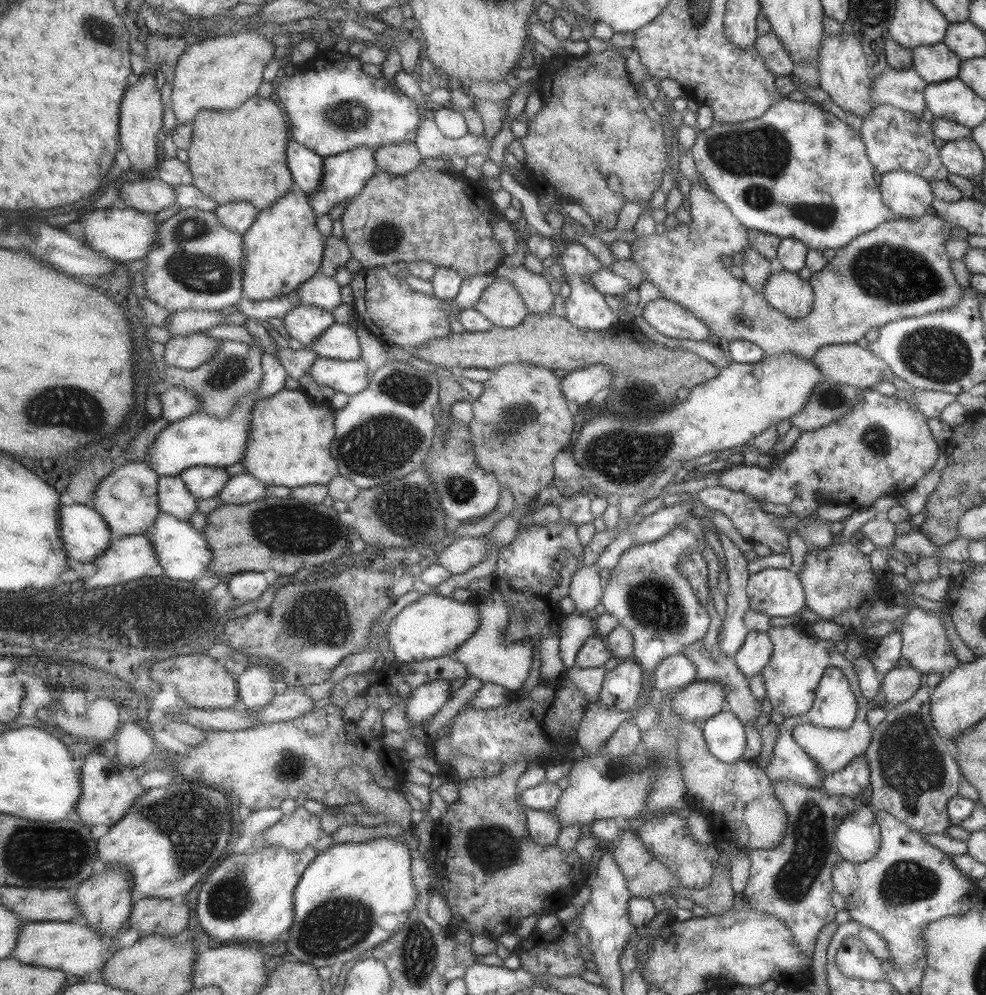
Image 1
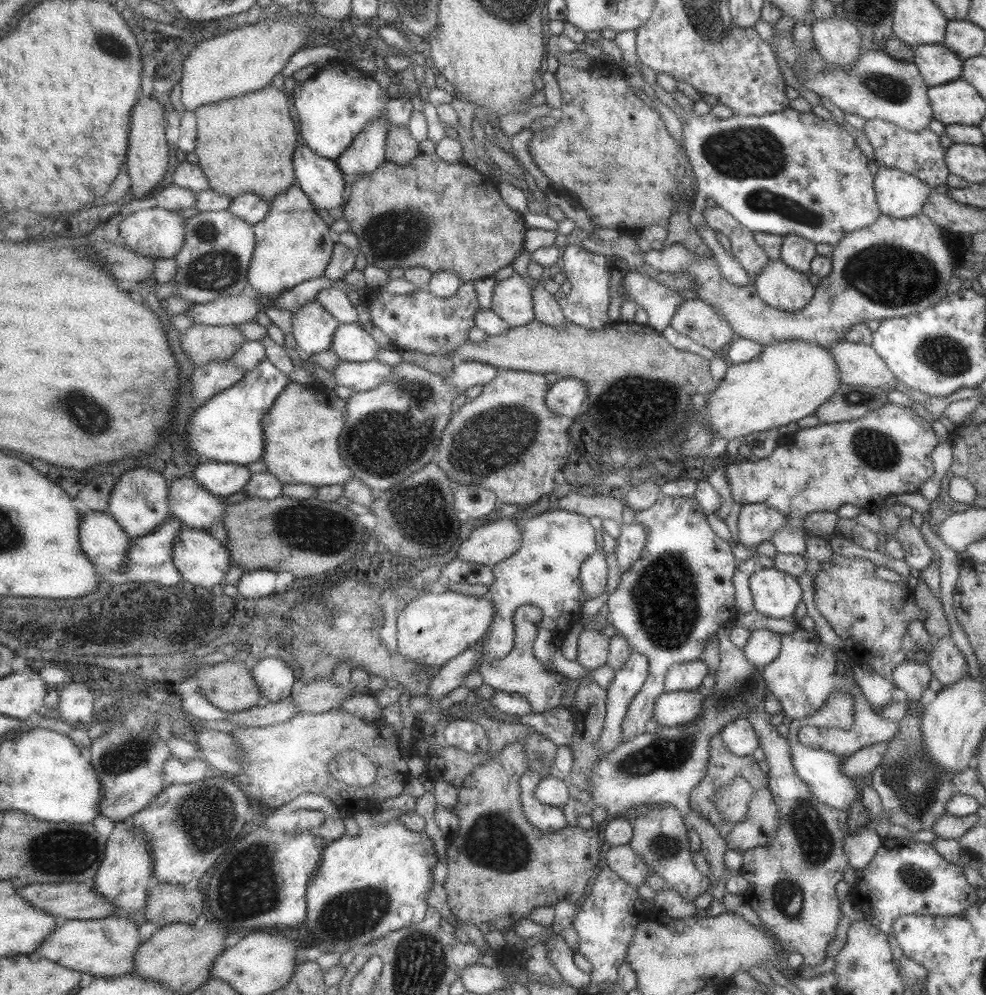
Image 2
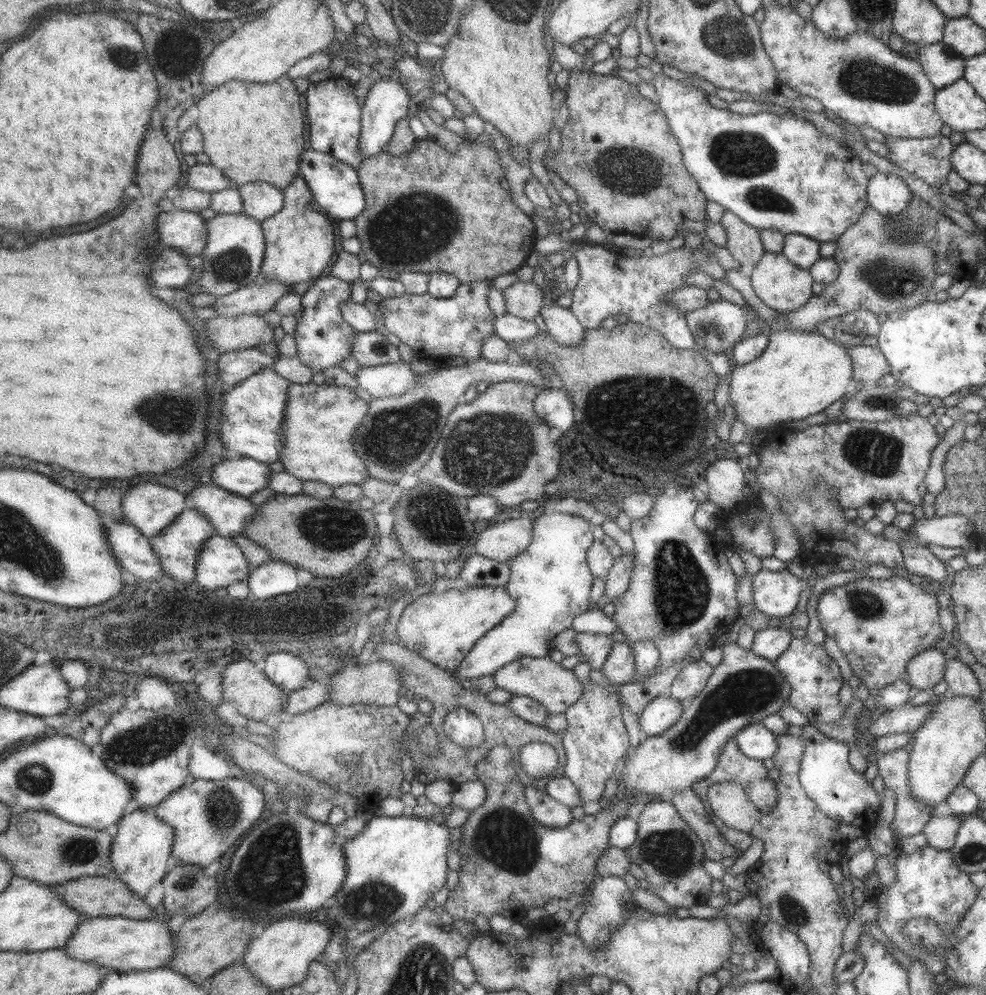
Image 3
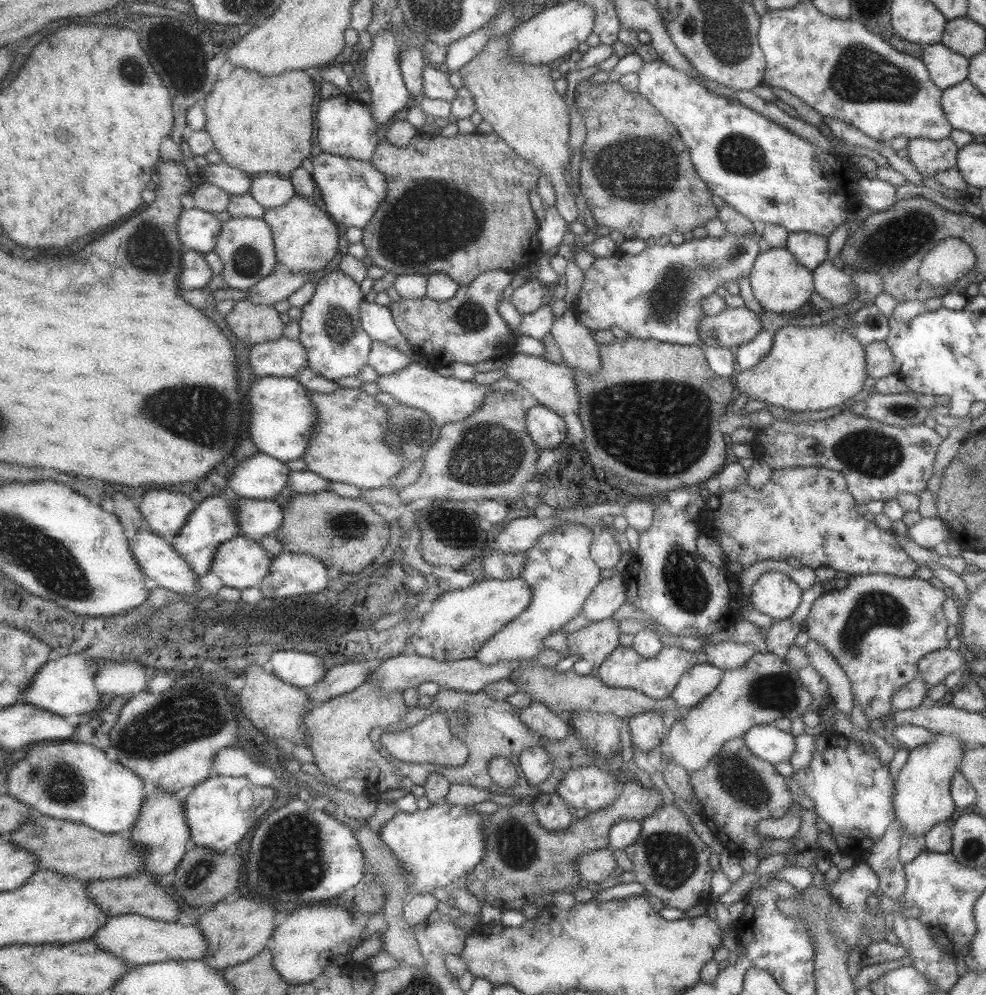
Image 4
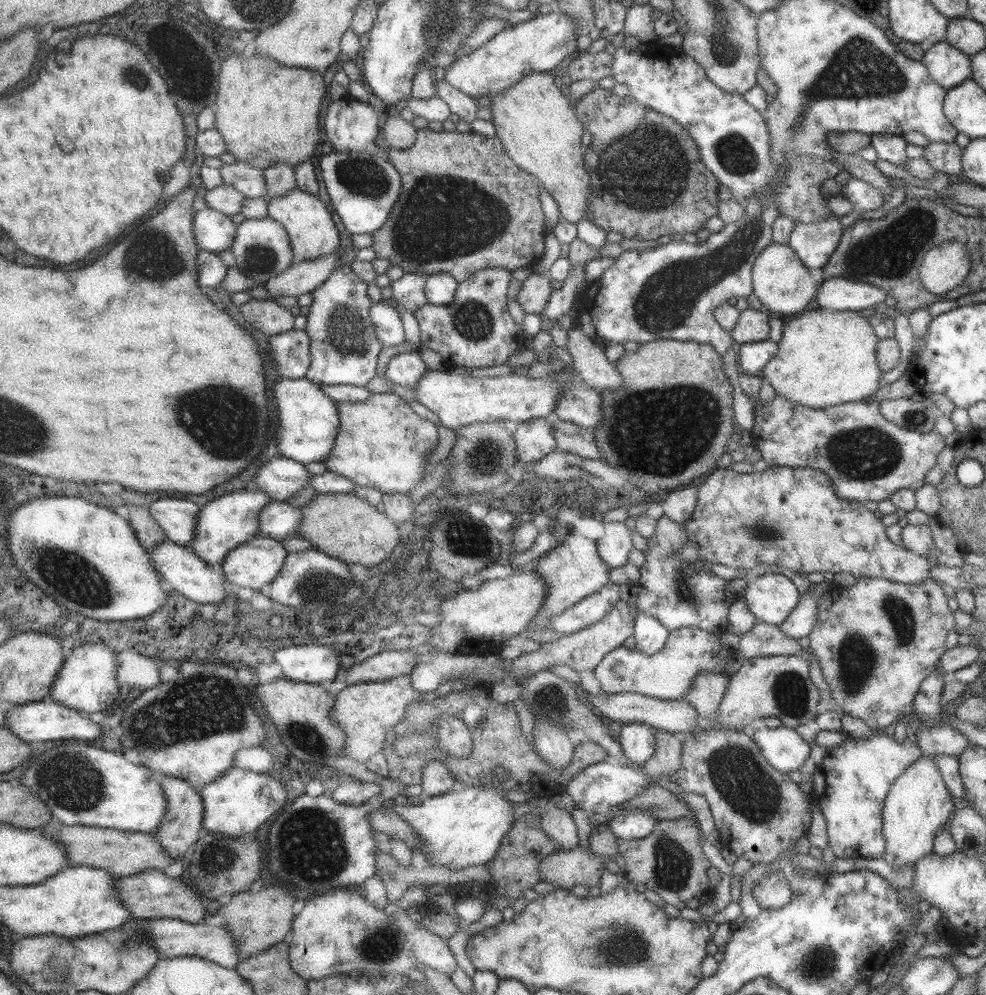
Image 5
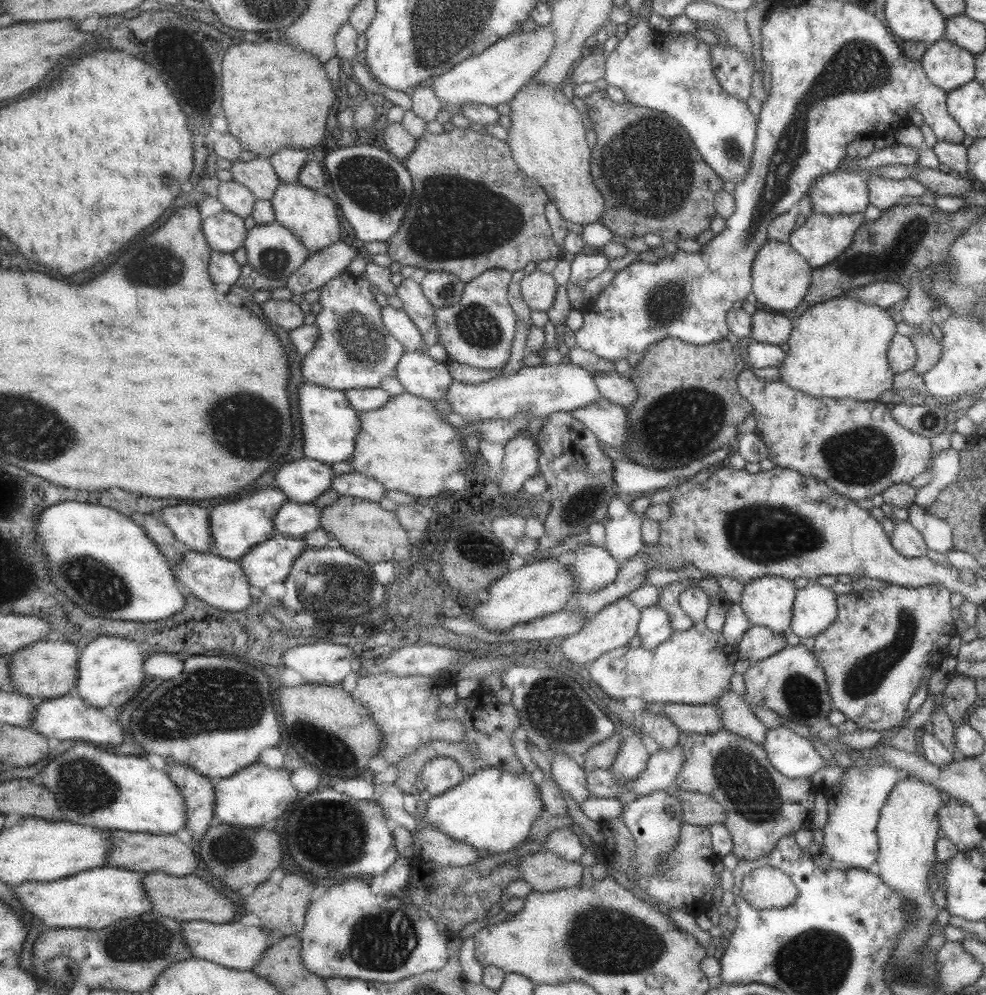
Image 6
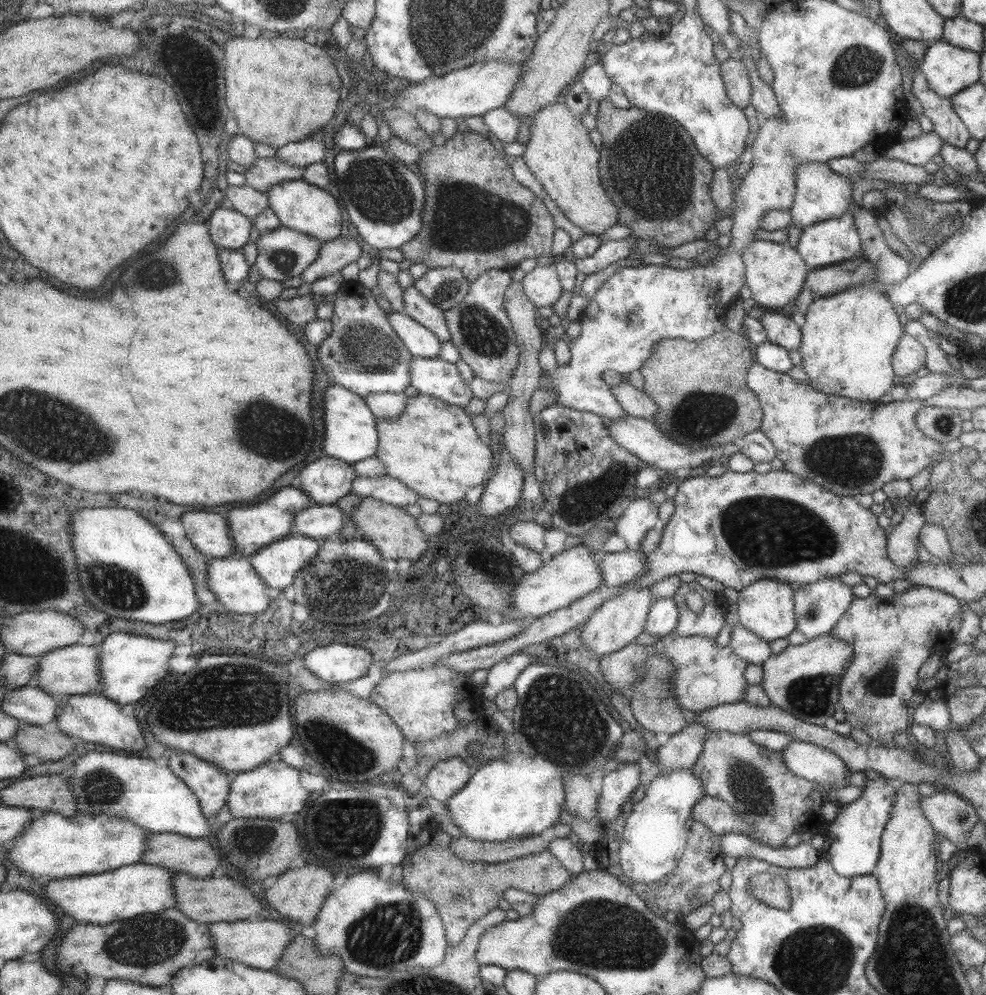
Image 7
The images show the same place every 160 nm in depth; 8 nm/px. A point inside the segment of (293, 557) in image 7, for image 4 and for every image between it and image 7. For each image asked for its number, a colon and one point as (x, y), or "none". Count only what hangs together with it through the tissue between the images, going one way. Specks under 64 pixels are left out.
4: (240, 563)
5: (252, 563)
6: (269, 561)

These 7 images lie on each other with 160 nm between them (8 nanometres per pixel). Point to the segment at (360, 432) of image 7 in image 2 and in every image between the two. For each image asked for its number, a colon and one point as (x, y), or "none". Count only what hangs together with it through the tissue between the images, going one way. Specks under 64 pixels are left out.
2: (227, 428)
3: (251, 413)
4: (281, 418)
5: (307, 421)
6: (328, 424)

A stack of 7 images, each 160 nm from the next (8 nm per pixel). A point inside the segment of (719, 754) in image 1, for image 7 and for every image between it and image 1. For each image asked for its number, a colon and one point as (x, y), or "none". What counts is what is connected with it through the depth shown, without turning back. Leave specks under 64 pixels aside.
2: (738, 737)
3: (754, 741)
4: (767, 742)
5: (782, 748)
6: (792, 755)
7: (806, 760)

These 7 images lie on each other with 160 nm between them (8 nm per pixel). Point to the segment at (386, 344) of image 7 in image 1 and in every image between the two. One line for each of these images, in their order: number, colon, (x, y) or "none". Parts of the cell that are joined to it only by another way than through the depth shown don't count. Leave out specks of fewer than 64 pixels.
1: (304, 322)
2: (312, 326)
3: (322, 337)
4: (336, 345)
5: (343, 349)
6: (353, 350)

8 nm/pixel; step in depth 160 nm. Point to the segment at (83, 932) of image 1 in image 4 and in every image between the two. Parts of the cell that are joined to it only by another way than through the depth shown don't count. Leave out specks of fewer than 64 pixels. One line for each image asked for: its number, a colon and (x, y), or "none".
2: (105, 947)
3: (121, 944)
4: (139, 940)

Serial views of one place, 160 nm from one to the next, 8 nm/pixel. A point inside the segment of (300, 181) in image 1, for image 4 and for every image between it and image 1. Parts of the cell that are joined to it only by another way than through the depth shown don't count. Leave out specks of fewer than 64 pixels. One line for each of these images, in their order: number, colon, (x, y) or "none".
2: (321, 181)
3: (334, 185)
4: (351, 189)

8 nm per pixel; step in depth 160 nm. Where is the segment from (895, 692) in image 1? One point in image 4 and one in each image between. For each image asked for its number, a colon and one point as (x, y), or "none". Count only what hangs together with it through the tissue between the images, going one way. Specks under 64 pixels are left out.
2: (912, 678)
3: (924, 670)
4: (935, 666)

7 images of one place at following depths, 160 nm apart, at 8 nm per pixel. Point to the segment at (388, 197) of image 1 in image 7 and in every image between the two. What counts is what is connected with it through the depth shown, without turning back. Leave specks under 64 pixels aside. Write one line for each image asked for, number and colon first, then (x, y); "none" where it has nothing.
2: (444, 217)
3: (429, 210)
4: (459, 205)
5: (464, 205)
6: (453, 222)
7: (475, 216)

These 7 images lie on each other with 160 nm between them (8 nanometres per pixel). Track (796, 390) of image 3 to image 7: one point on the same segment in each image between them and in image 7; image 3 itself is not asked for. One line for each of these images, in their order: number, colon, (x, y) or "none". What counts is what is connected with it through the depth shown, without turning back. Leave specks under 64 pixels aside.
4: (816, 367)
5: (824, 358)
6: (837, 348)
7: (846, 340)

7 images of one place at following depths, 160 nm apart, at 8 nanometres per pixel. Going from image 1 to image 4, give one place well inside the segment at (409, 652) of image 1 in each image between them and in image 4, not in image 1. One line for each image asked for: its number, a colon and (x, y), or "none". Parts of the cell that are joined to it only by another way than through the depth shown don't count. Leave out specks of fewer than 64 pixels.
2: (431, 629)
3: (441, 628)
4: (459, 621)

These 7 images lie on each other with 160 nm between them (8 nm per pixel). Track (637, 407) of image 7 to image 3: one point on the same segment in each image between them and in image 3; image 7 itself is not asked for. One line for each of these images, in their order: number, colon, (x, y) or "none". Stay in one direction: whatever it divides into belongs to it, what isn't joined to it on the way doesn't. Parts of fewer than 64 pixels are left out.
3: (559, 322)
4: (579, 351)
5: (589, 363)
6: (615, 388)

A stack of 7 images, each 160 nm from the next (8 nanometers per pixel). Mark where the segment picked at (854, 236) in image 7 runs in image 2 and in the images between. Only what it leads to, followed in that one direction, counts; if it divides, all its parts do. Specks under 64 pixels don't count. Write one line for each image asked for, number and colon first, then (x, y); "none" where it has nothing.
2: (796, 252)
3: (801, 251)
4: (808, 249)
5: (813, 243)
6: (821, 237)

